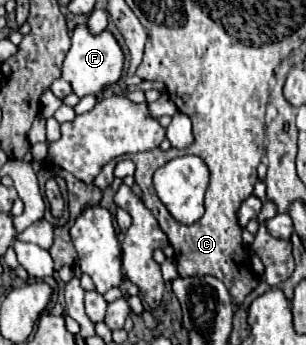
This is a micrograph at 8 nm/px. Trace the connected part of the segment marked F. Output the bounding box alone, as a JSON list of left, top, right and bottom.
[62,23,124,97]

